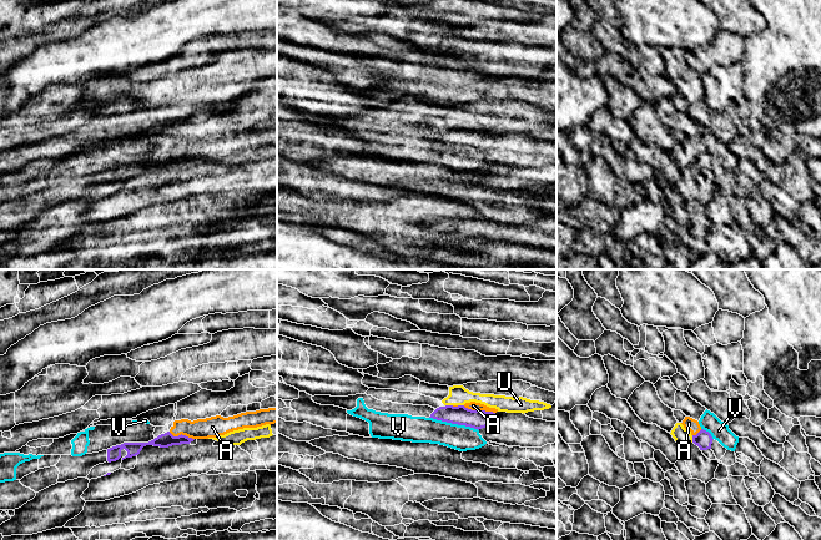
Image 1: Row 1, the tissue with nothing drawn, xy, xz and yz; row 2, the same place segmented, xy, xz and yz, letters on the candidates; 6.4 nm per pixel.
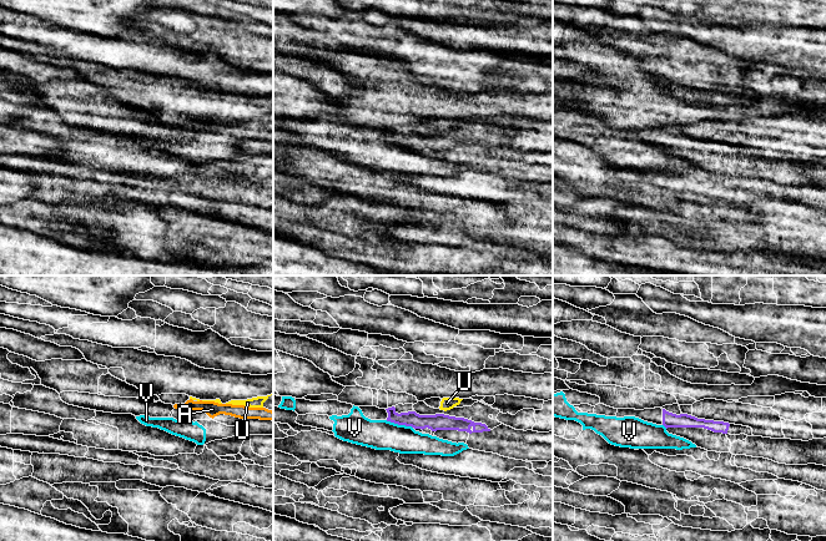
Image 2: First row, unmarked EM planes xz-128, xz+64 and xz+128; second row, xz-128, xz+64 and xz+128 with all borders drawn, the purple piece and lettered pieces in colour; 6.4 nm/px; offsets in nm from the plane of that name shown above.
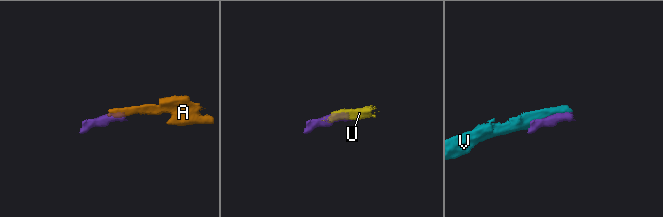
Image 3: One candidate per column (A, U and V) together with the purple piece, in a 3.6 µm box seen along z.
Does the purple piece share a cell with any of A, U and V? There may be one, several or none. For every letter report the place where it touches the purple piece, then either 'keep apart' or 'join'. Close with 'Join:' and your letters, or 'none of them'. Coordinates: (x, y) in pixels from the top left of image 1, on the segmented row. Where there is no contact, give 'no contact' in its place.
A: meets purple in xz at (479, 410); keep apart
U: meets purple in xz at (449, 405); keep apart
V: meets purple in xz at (454, 423); keep apart
Join: none of them

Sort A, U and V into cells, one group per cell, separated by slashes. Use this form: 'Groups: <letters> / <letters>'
Groups: A U V

